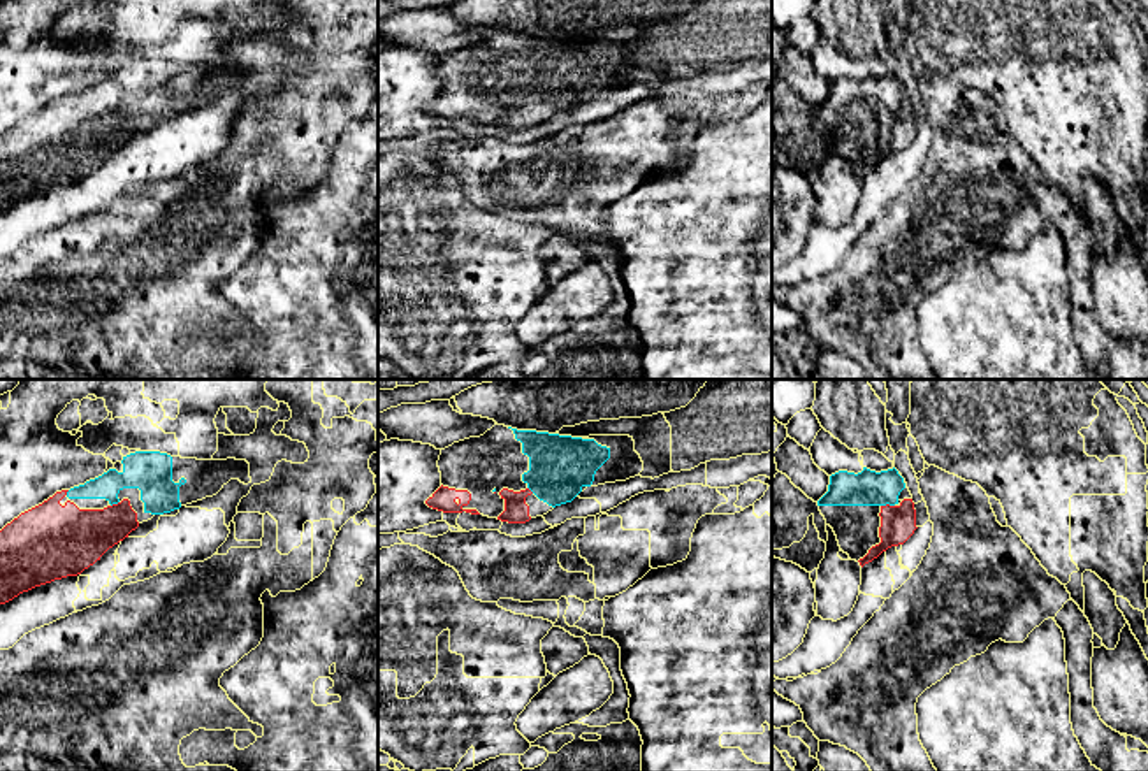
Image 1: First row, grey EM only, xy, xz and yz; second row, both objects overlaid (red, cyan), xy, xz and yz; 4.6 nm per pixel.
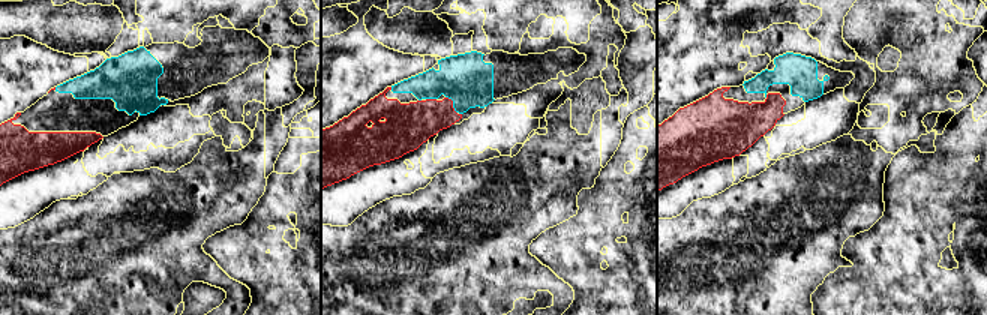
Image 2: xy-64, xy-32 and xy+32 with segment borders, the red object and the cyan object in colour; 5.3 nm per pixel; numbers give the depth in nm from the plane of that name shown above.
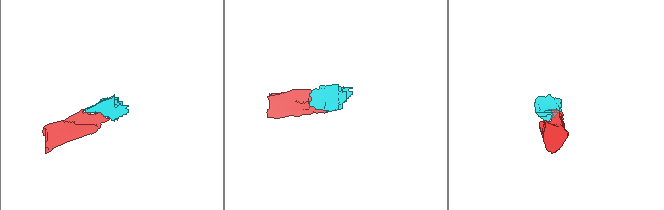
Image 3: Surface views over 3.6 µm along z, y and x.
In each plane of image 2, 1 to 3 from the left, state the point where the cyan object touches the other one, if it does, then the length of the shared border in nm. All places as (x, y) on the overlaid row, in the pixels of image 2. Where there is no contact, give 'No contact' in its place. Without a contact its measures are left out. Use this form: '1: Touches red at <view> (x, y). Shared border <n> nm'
1: No contact
2: Touches red at xy-32 (452, 104). Shared border 110 nm
3: No contact

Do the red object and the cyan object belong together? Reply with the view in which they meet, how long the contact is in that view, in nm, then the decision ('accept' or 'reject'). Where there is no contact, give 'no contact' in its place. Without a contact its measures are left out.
meets red in yz; contact 60 nm long; accept

